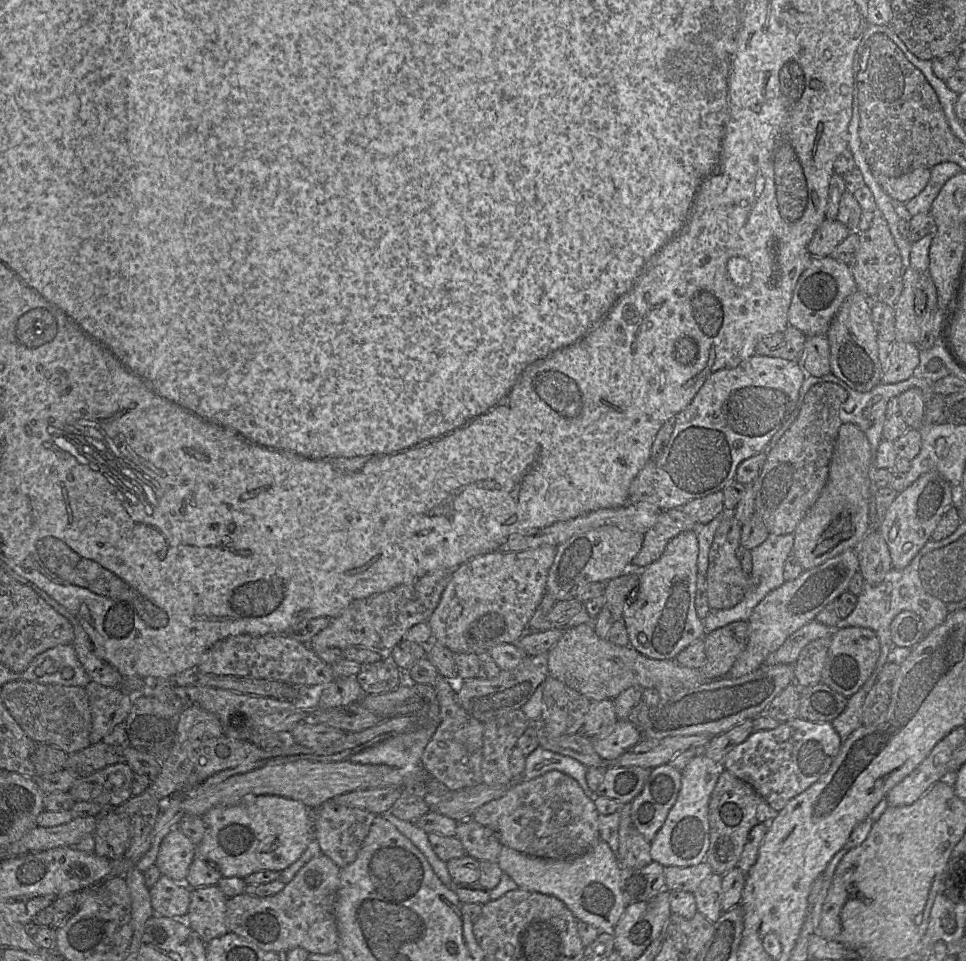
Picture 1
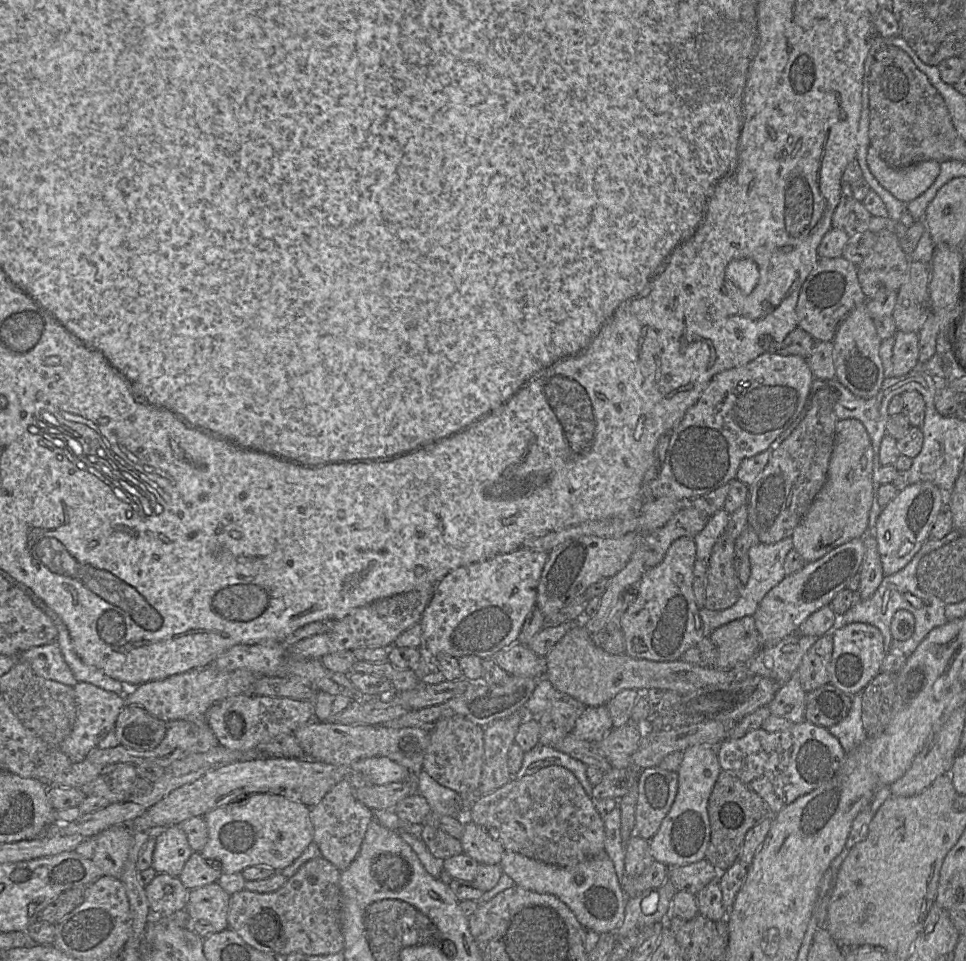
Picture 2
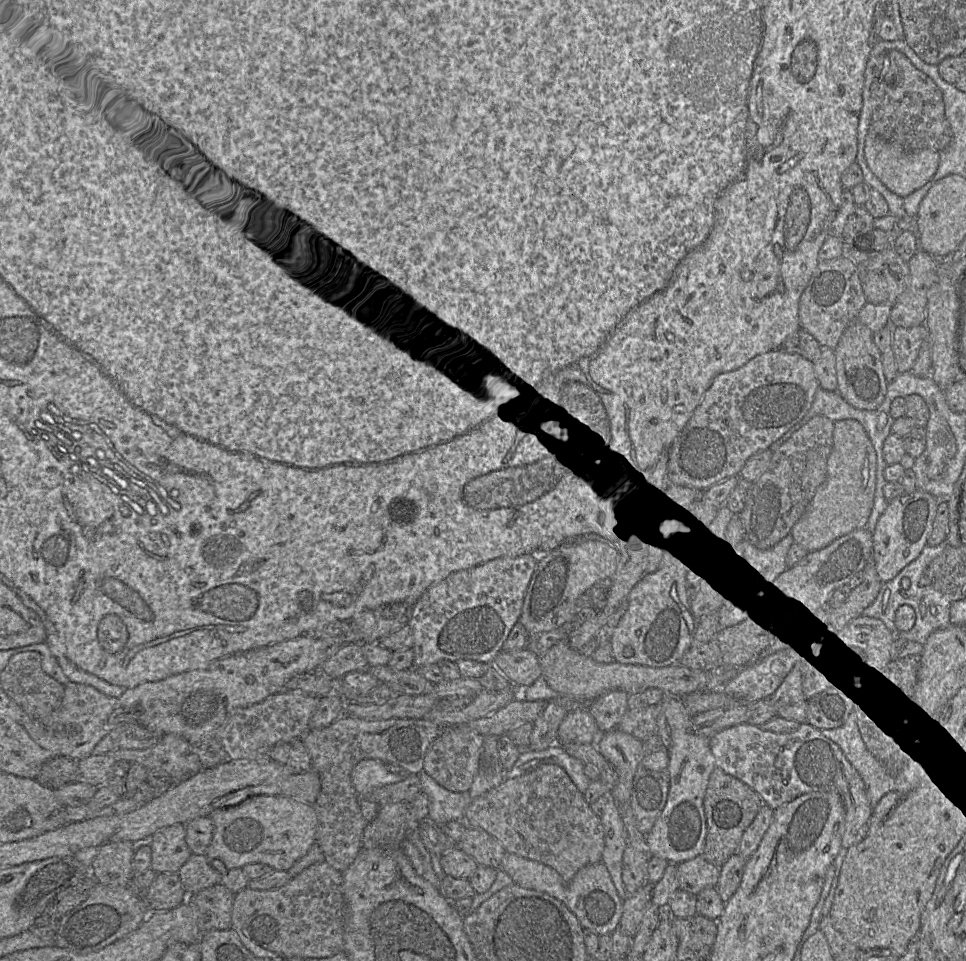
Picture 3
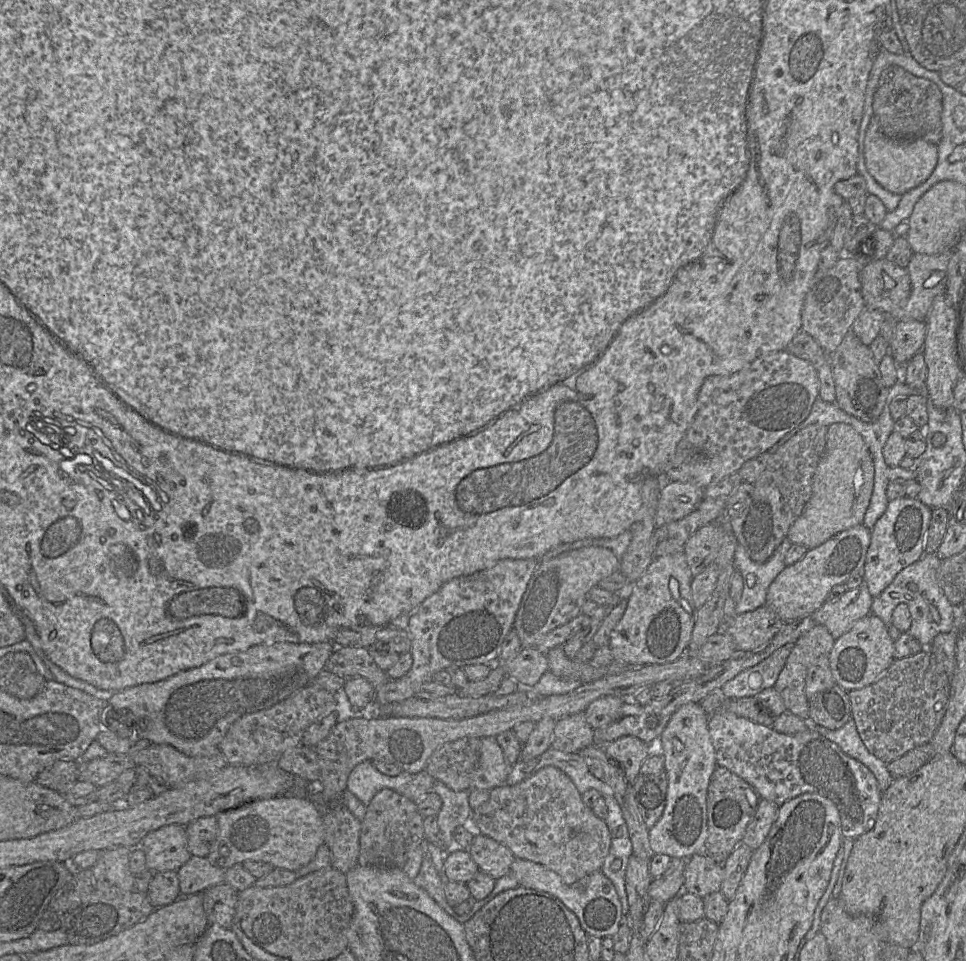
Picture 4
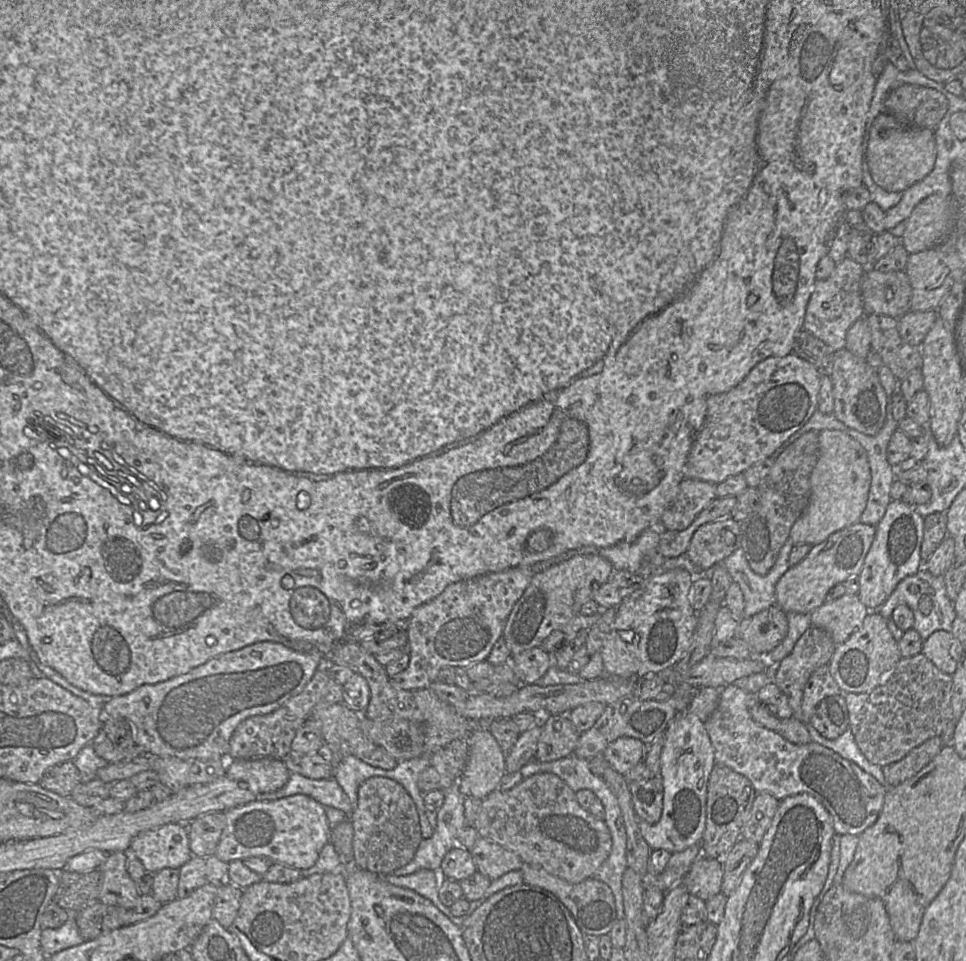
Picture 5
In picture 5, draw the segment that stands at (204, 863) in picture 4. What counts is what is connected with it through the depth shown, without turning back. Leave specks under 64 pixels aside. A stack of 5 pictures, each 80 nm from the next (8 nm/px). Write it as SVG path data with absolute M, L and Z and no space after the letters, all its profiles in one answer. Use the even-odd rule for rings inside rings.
M193 856L179 868L177 898L183 899L196 889L207 884L222 884L226 882L229 863L217 857Z

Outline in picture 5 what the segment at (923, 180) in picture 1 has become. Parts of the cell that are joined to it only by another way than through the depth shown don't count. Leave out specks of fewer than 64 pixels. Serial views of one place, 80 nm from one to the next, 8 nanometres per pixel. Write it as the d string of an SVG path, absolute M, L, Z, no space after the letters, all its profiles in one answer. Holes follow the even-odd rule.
M884 107L874 118L868 139L867 162L873 180L883 189L903 192L931 172L935 157L934 131L902 125Z

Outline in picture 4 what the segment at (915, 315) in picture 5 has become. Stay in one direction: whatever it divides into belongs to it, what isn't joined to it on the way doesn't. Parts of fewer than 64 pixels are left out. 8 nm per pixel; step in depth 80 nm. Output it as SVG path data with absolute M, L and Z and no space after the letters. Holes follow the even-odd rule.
M925 320L896 321L895 336L890 343L890 353L898 366L904 366L922 350L925 337Z

